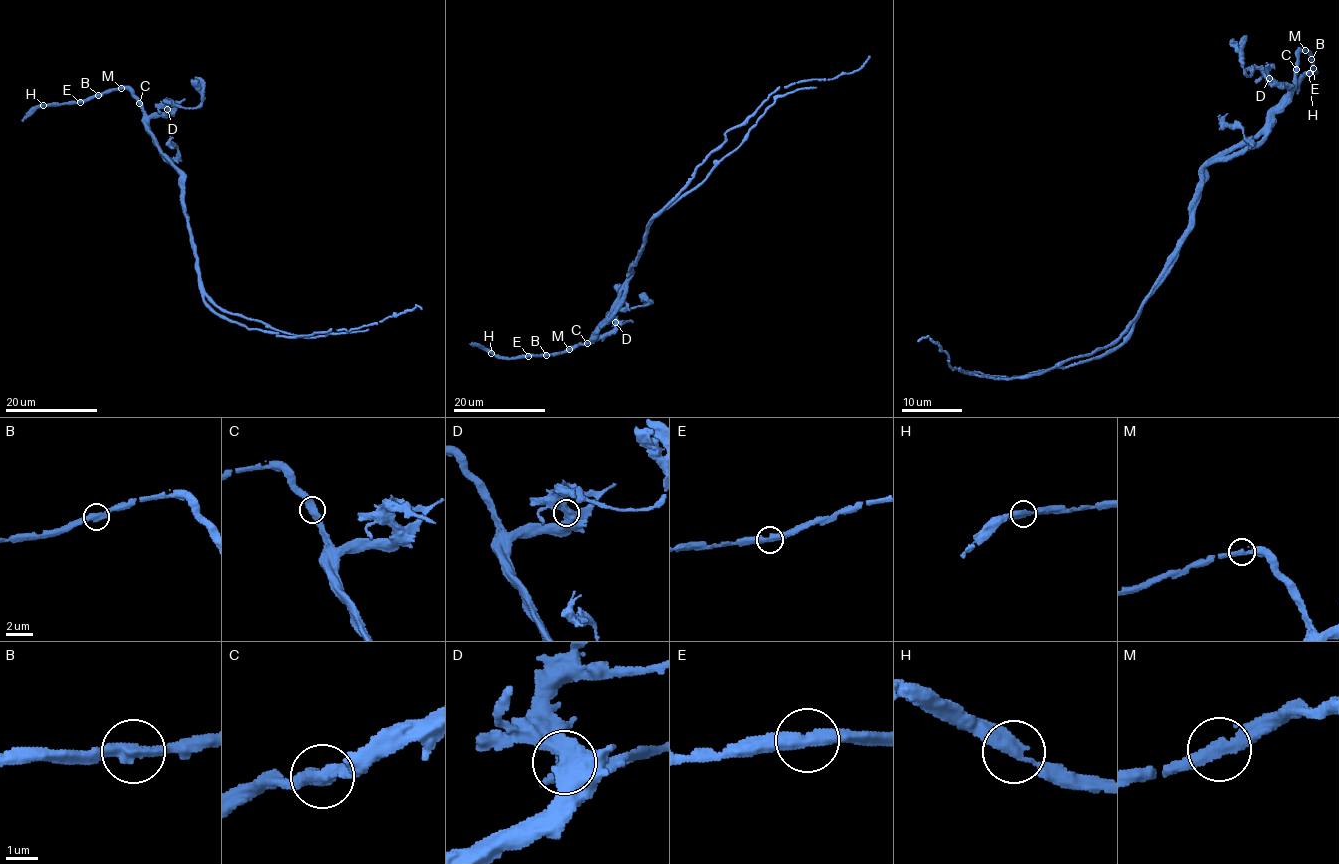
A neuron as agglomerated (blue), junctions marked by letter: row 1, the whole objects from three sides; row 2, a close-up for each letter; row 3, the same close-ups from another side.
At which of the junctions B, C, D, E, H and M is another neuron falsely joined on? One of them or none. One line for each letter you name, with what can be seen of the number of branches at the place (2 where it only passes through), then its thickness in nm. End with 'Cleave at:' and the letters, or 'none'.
D: 2 branches meet; 650 nm thick
Cleave at: D

